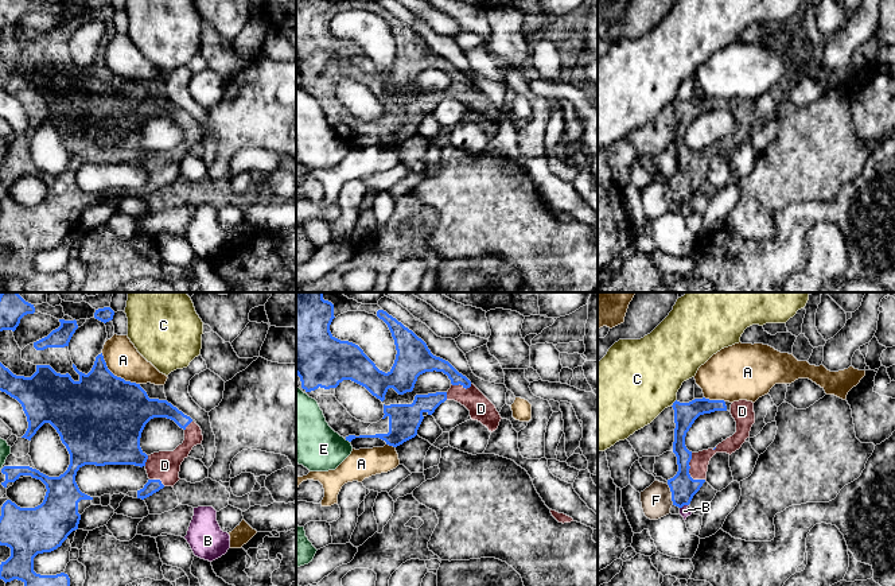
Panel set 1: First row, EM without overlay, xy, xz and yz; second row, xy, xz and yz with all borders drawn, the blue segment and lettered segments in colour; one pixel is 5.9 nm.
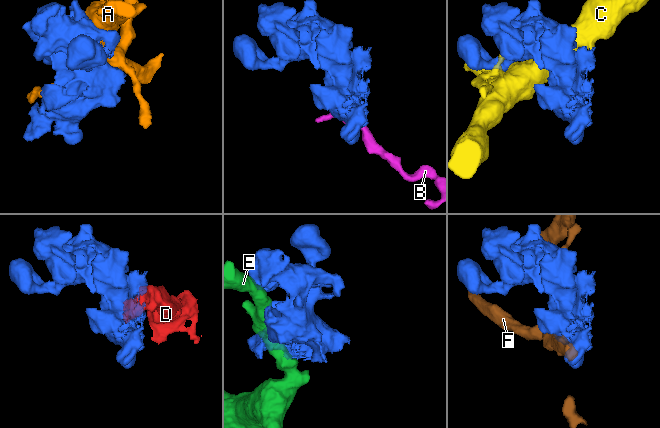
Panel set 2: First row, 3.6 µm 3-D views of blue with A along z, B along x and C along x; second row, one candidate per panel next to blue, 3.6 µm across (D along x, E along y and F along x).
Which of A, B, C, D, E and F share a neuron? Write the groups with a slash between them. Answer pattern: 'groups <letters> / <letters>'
groups A / B / C / D / E / F

